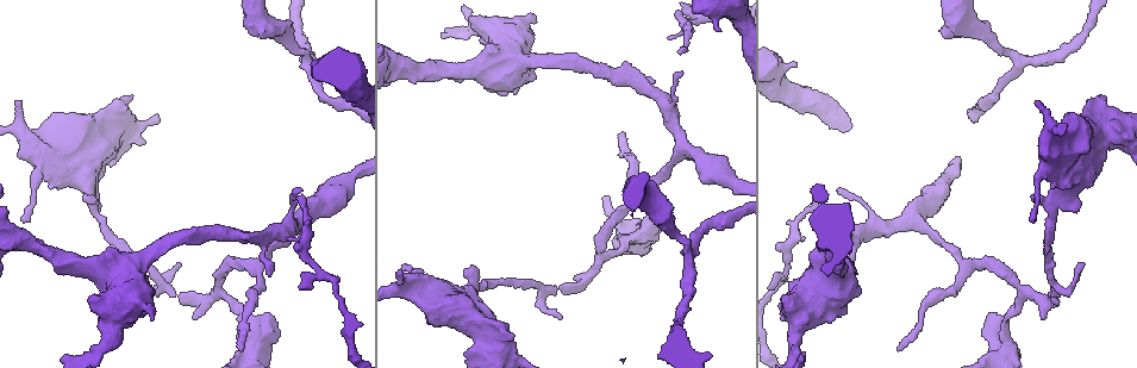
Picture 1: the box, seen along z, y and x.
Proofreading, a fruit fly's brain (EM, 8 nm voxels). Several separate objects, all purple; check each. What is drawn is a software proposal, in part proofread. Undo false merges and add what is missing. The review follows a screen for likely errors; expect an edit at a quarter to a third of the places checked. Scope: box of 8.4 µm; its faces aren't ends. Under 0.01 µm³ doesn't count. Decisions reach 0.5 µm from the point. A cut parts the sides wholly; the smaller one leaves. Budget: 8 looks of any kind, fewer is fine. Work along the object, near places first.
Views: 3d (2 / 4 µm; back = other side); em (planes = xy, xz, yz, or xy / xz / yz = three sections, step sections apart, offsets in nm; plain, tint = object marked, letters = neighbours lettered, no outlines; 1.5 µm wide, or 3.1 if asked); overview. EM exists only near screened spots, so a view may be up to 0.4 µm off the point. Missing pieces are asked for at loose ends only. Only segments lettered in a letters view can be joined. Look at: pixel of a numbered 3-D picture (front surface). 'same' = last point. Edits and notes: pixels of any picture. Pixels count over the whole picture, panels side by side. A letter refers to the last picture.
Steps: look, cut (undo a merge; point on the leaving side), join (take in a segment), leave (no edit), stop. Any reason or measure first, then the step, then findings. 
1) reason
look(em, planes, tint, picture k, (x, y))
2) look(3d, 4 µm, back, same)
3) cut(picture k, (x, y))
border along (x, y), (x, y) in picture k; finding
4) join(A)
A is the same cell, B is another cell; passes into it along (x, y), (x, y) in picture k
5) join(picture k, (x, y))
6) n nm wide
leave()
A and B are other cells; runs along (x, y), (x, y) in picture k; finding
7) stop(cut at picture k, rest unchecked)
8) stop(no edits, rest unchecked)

thin end
look(em, xz, step 8, letters, picture 1, (1081, 264))

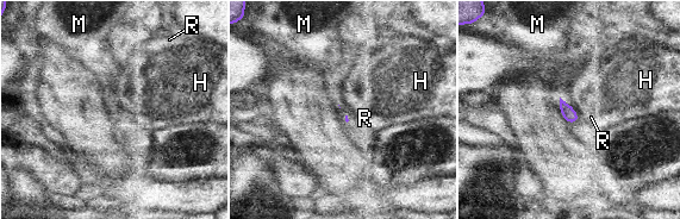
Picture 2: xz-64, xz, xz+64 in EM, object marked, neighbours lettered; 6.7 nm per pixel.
H touches over 200 nm
leave()
H, M and R are other cells; none of them fits

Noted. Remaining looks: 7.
a fork
look(em, planes, letters, picture 1, (325, 276))

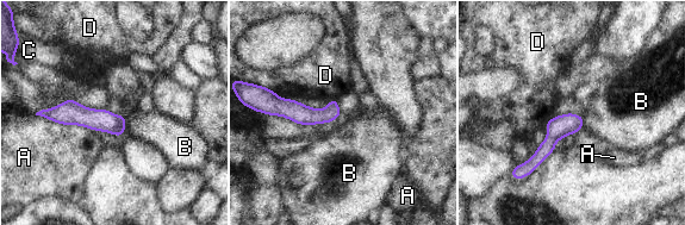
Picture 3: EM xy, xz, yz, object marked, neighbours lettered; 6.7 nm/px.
leave()
A, B, C and D are other cells; runs along (241, 97), (301, 114), (337, 112) in picture 3; one neuron here

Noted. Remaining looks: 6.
branch stops here
look(3d, 4 µm, picture 1, (795, 62))

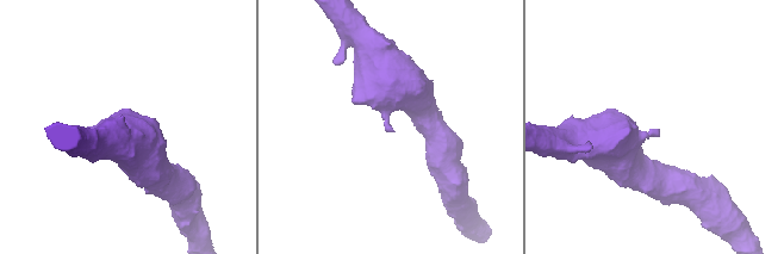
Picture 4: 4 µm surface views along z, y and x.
now the EM
look(em, planes, letters, picture 4, (393, 131))

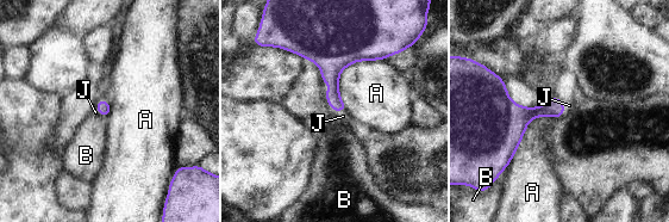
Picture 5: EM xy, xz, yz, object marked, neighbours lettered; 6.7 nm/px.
join(J)
J is the same cell, A and B are other cells; passes into it along (331, 62), (326, 98), (343, 116) in picture 5; the neuron continues

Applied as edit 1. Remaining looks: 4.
stop(join at picture 5, rest unchecked)

